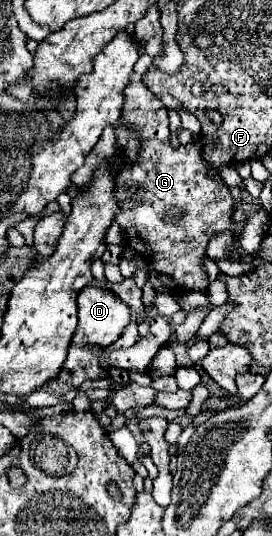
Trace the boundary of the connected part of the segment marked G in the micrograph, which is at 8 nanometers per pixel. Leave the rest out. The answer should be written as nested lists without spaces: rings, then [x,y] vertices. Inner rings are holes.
[[[135,79],[127,85],[121,121],[103,131],[97,145],[85,157],[85,165],[73,173],[71,181],[77,187],[87,187],[89,181],[93,181],[93,173],[105,165],[105,161],[115,159],[115,129],[121,125],[129,125],[135,133],[139,133],[141,147],[139,157],[133,163],[121,163],[115,173],[117,185],[113,195],[117,195],[121,205],[115,221],[125,233],[127,243],[139,255],[149,255],[153,269],[173,281],[175,293],[199,291],[207,295],[209,273],[203,265],[203,259],[207,257],[207,243],[221,231],[237,233],[233,197],[219,177],[209,177],[209,171],[215,171],[217,167],[207,163],[201,155],[201,135],[187,145],[177,149],[171,147],[167,109],[159,97],[149,93],[143,81]]]

